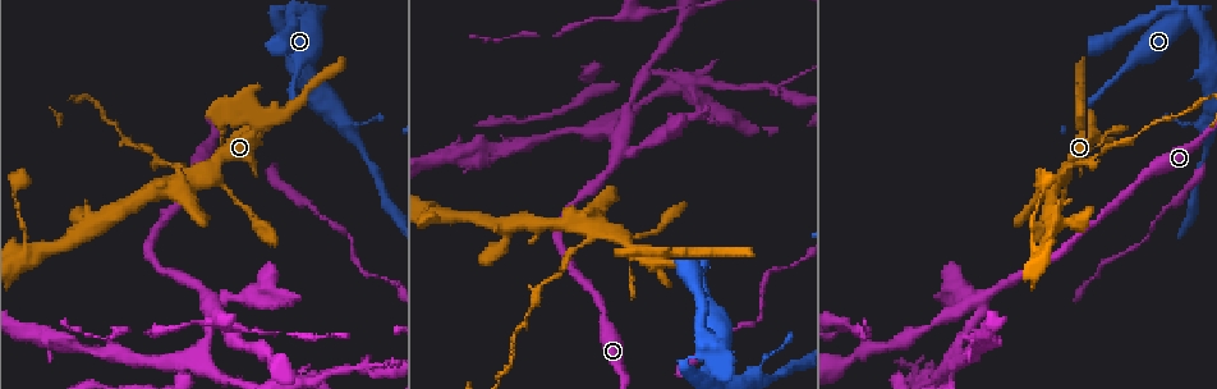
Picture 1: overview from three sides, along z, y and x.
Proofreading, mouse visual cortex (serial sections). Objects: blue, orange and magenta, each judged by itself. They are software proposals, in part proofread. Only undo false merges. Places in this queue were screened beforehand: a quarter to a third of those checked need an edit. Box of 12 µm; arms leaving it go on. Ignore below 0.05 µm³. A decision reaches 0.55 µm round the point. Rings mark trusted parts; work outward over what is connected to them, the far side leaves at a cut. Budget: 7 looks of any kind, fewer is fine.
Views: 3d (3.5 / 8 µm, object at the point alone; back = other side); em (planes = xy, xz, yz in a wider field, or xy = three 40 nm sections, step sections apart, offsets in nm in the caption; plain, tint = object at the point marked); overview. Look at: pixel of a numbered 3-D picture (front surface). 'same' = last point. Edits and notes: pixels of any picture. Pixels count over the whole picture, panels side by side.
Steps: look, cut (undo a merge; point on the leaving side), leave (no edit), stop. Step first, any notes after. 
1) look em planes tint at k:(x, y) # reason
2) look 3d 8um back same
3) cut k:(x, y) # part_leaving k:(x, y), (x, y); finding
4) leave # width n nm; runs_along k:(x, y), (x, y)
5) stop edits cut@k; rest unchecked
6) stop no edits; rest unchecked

look 3d 8um at 1:(26, 250) # four or more arms meet

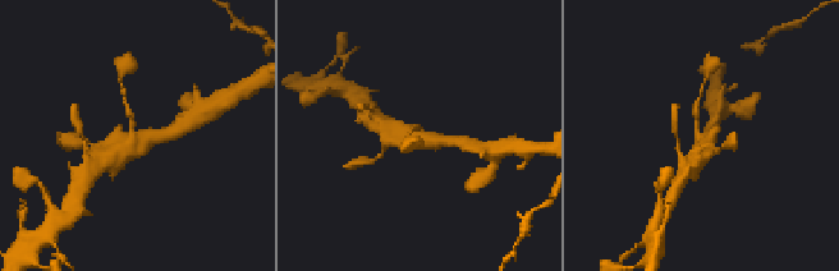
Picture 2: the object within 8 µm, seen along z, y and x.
look 3d 3.5um at 2:(702, 141)

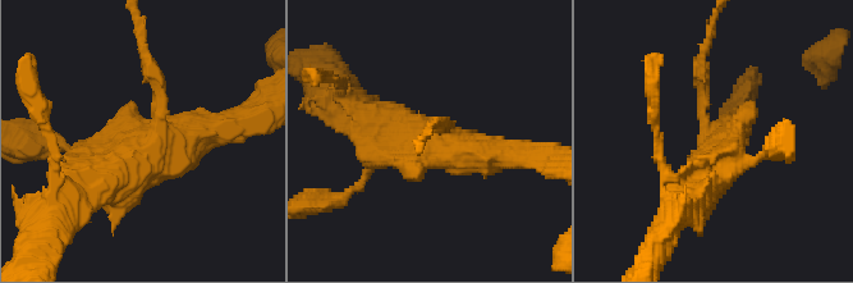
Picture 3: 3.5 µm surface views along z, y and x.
look em xy step 1 tint at 3:(719, 136) # now the EM

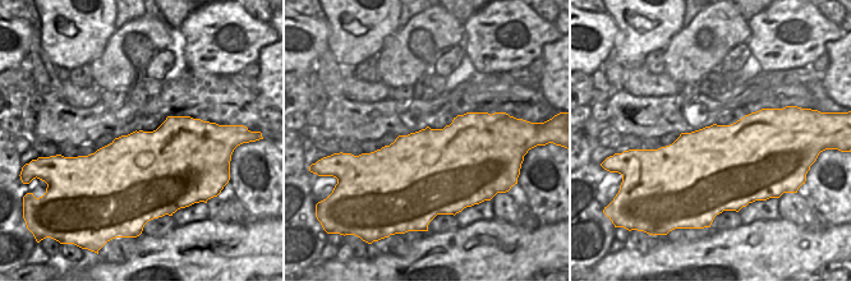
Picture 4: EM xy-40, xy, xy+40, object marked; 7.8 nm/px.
leave # runs_along 3:(244, 118), (163, 137), (115, 201); continuous, no second cell

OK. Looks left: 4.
look 3d 3.5um at 1:(623, 153) # four arms meet

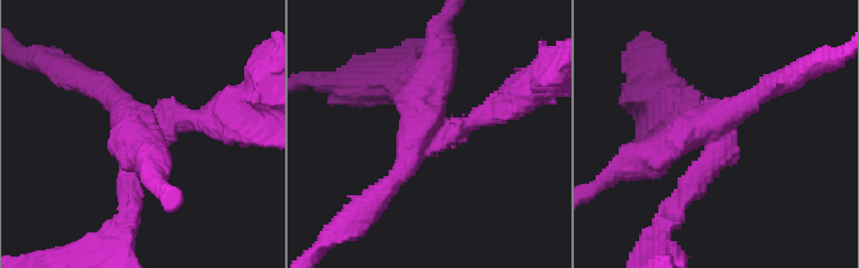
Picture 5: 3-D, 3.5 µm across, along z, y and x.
look em planes tint at 5:(721, 129) # arms 4; arm_widths 250, 250, 300, 400 nm

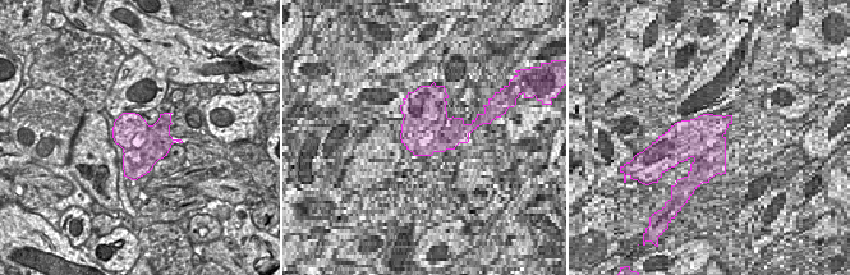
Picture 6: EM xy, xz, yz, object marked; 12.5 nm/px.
cut 5:(684, 185) # a second cell is stuck on

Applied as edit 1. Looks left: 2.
look overview # redraw

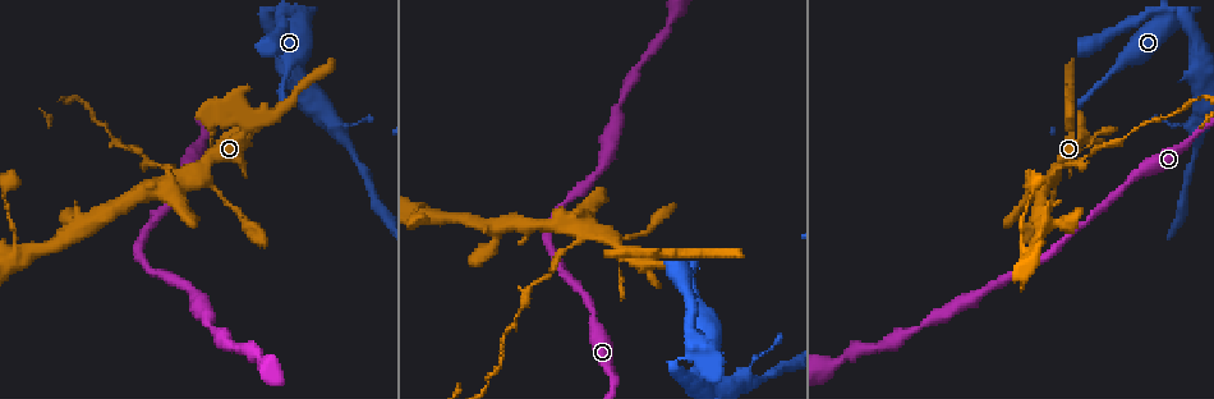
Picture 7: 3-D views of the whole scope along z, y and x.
look 3d 3.5um at 7:(164, 168) # sudden change in width

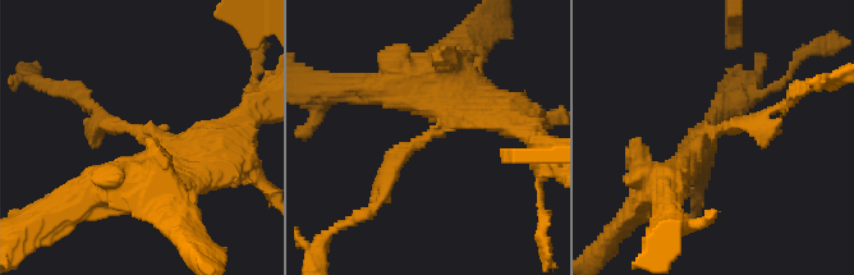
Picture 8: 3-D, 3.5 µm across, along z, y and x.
cut 8:(407, 149) # arm_widths 200, 350 nm; part_leaving 8:(442, 123), (391, 163), (368, 211); two cells meet here

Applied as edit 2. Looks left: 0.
stop edits cut@5, cut@8; rest unchecked

